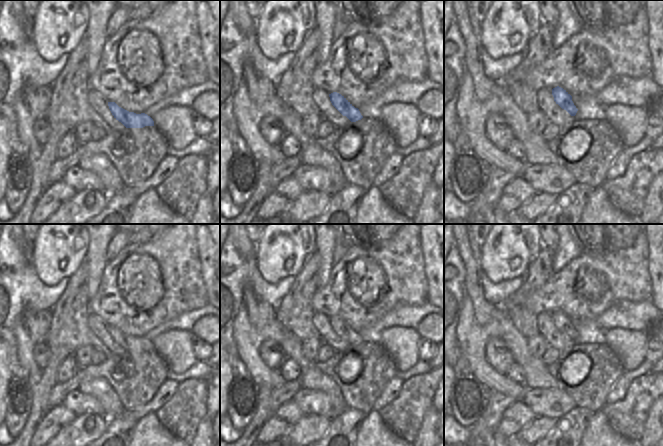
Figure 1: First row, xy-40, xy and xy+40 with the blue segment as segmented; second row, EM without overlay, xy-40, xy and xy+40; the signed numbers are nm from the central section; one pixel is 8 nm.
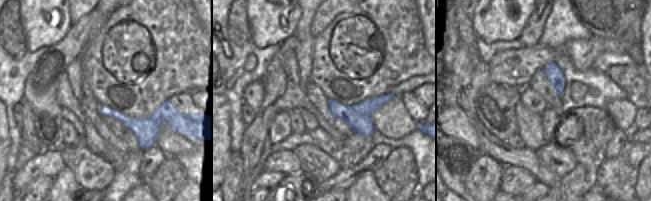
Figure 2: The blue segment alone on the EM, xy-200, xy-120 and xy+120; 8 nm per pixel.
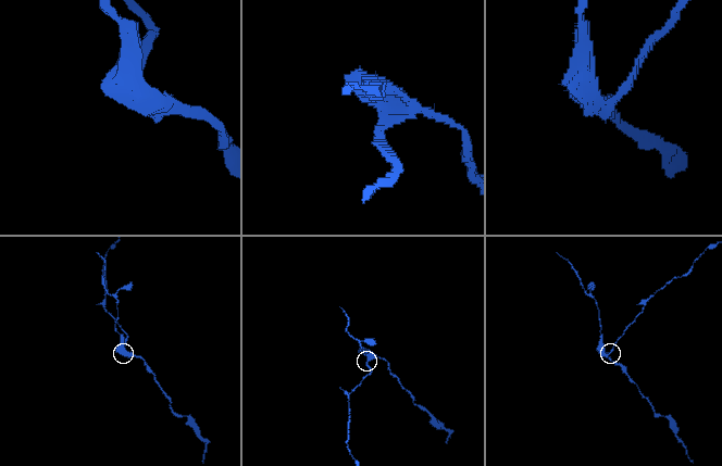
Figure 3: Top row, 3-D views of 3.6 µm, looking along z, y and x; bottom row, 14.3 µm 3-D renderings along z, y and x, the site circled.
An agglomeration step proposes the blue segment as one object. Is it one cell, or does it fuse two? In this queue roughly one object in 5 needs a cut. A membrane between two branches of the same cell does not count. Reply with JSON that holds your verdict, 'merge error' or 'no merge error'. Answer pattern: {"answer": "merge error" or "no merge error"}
{"answer": "merge error"}

